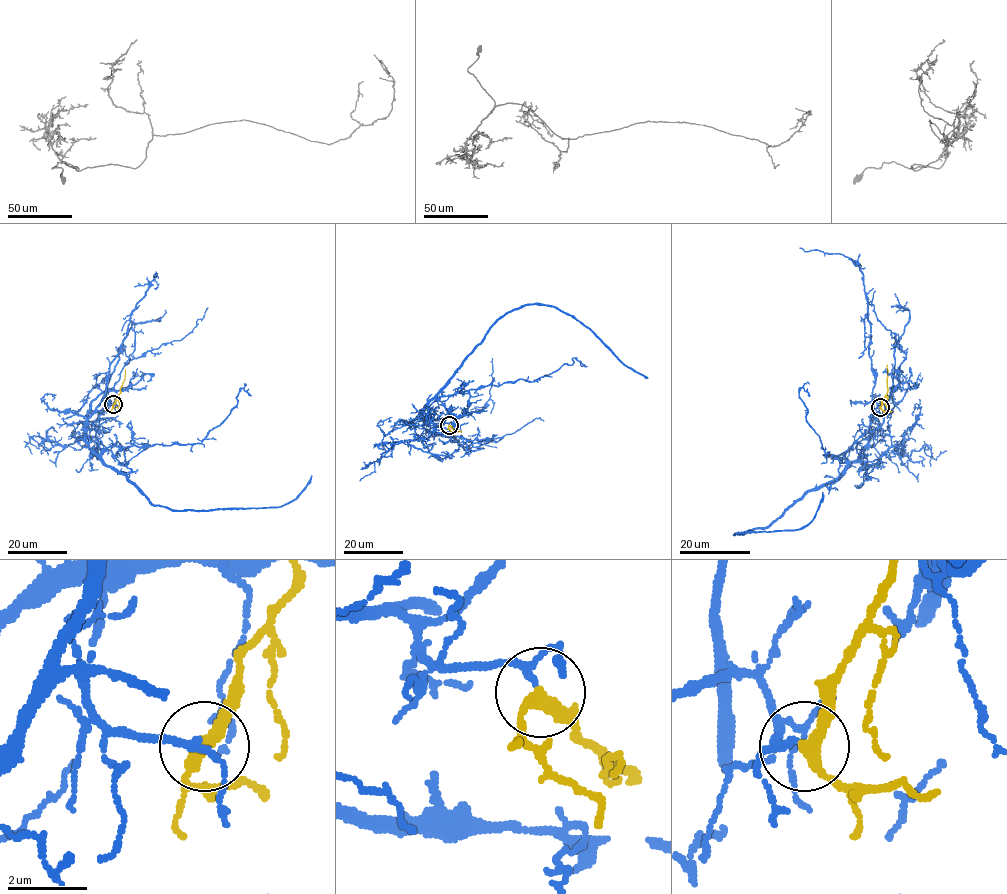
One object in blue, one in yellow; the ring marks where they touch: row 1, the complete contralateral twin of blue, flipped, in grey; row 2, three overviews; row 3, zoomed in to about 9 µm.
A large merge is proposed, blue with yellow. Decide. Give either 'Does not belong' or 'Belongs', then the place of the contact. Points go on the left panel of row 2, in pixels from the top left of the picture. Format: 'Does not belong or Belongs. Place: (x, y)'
Belongs. Place: (113, 404)

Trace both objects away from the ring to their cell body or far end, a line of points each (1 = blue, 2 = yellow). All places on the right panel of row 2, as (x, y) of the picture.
1: (879, 407), (874, 400), (868, 444), (836, 479), (807, 491), (765, 527), (734, 534), (804, 526), (822, 492)
2: (880, 407), (888, 392), (886, 365)

